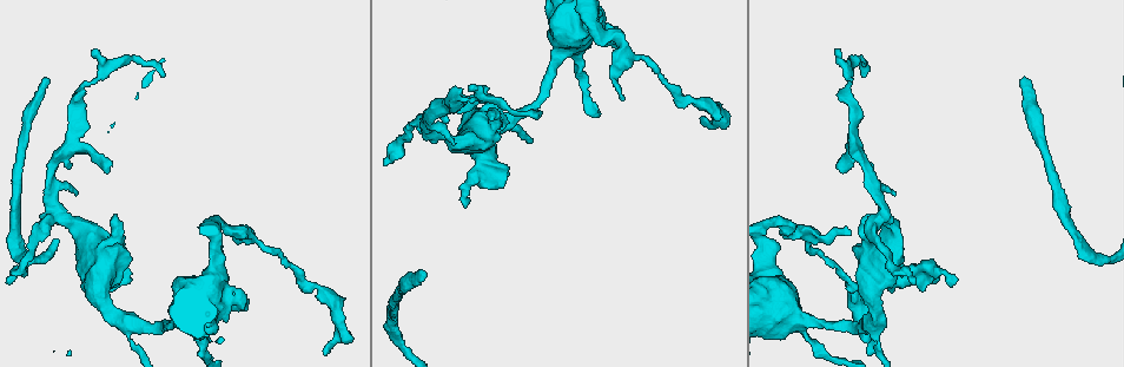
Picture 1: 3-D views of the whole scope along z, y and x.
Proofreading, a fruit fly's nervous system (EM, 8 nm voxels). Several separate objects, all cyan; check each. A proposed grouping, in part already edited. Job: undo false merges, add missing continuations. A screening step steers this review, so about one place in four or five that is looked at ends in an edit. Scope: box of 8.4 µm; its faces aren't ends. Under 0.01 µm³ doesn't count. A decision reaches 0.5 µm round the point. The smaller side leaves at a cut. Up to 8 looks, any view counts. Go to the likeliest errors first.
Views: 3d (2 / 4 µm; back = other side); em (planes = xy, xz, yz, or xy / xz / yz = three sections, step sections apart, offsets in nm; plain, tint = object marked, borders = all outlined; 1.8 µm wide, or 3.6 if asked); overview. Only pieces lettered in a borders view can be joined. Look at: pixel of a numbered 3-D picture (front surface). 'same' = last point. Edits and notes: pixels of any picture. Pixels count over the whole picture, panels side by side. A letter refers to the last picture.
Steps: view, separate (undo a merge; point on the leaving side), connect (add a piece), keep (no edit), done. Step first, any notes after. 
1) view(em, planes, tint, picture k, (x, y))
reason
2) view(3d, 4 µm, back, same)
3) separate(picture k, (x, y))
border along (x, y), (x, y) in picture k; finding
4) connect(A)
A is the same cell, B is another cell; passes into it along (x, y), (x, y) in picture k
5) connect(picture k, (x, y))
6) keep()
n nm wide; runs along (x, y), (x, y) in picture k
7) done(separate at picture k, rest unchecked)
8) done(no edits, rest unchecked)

view(3d, 2 µm, picture 1, (434, 131))
abrupt turn

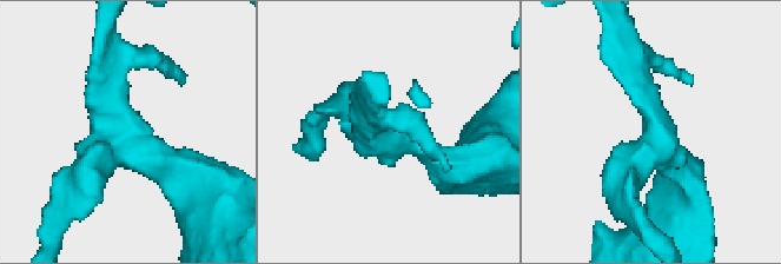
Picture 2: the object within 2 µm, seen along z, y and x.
view(em, planes, tint, picture 2, (383, 133))
shape alone is not enough

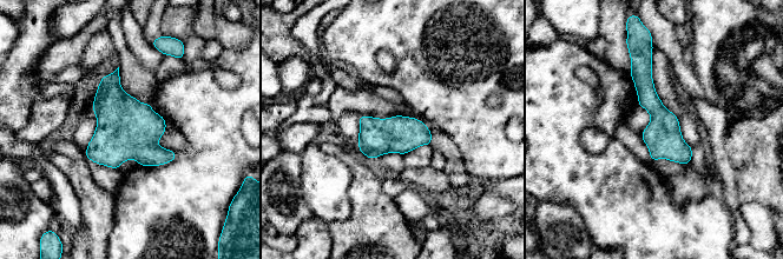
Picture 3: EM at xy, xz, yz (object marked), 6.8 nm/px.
view(em, planes, borders, same)

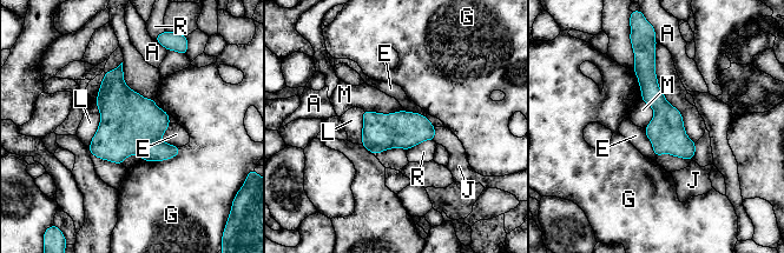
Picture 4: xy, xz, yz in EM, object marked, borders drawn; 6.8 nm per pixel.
keep()
A, E, G, J, L, M and R are other cells; all the same cell

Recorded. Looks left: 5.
view(3d, 2 µm, picture 1, (110, 166))
free end

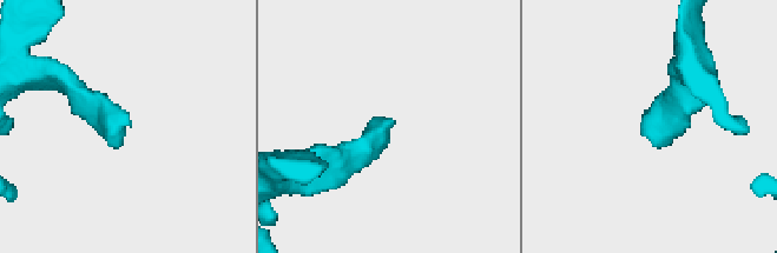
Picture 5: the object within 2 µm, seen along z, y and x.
view(em, xy, step 16, borders, picture 5, (642, 123))
shape alone is not enough

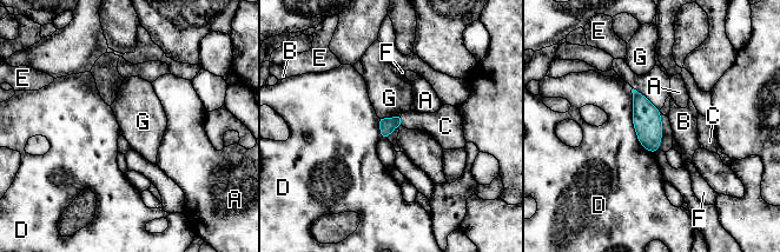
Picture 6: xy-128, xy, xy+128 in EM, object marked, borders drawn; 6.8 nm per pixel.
connect(C)
C is the same cell, A, B, D, E, F and G are other cells; passes into it along (387, 126), (401, 120), (437, 124) in picture 6; it goes on there

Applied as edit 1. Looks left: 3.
view(overview)

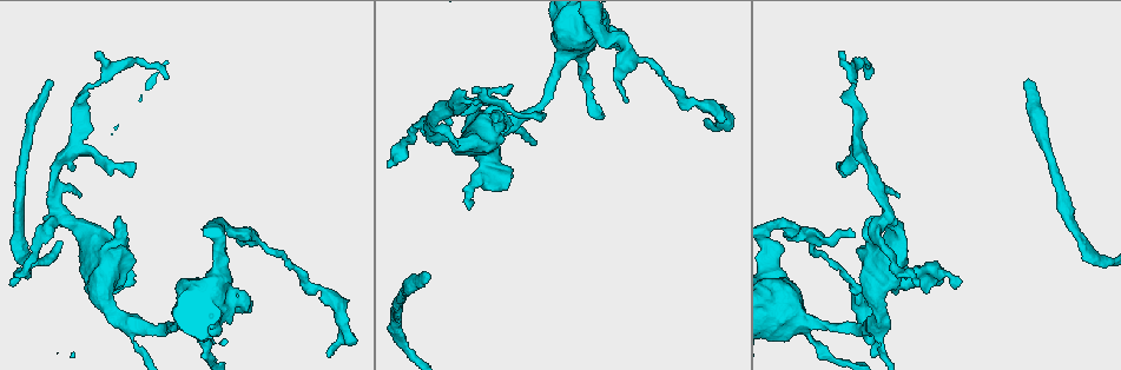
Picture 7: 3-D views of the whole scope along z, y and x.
view(em, planes, borders, picture 7, (953, 287))

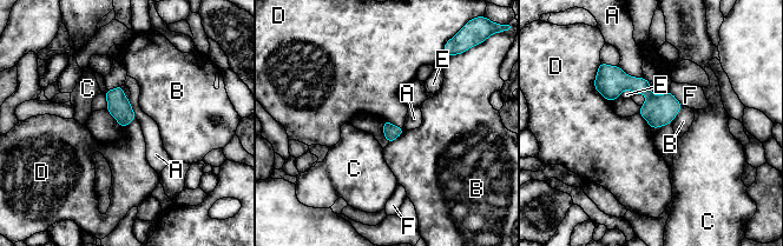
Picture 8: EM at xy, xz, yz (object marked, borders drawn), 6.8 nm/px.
keep()
A, B, C, D, E and F are other cells; runs along (606, 70), (639, 85), (669, 120) in picture 8; no lettered piece goes on from it

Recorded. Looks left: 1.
done(connect at picture 6, rest unchecked)

